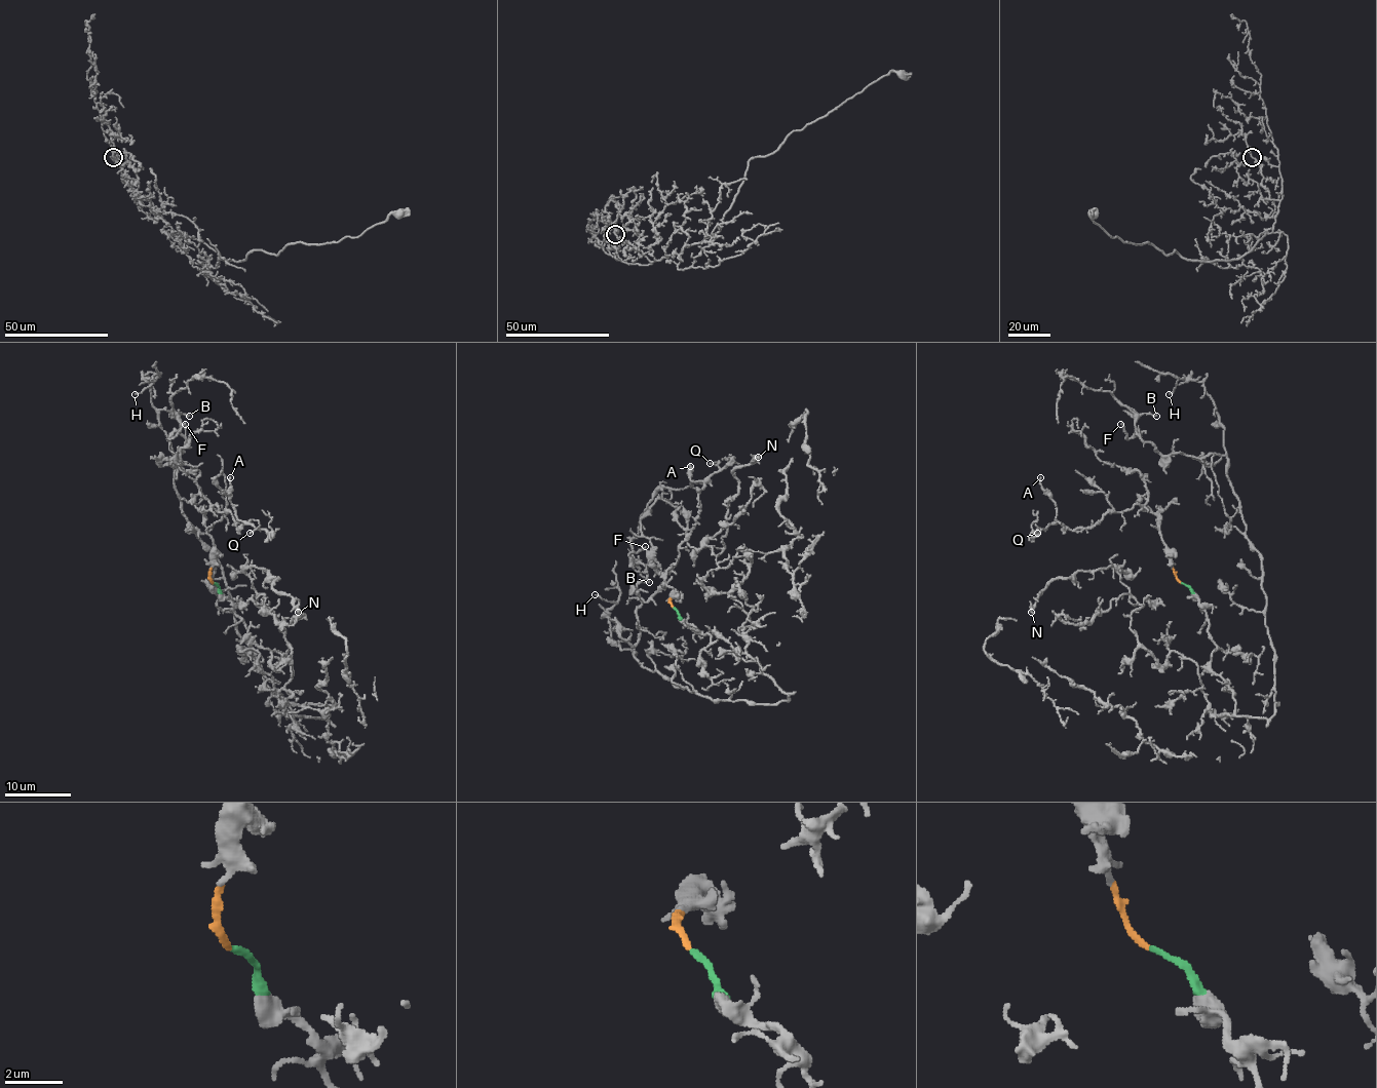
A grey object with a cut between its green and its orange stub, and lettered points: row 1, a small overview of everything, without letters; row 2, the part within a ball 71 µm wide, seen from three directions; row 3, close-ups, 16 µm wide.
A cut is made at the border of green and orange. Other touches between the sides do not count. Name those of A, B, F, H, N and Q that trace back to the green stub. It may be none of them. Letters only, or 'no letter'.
B, F, H, N

